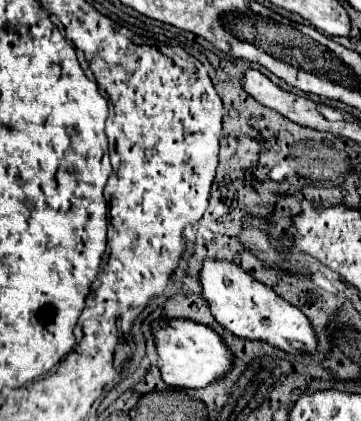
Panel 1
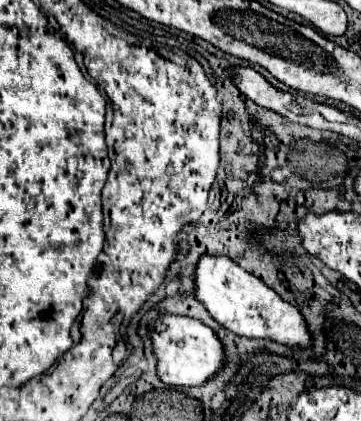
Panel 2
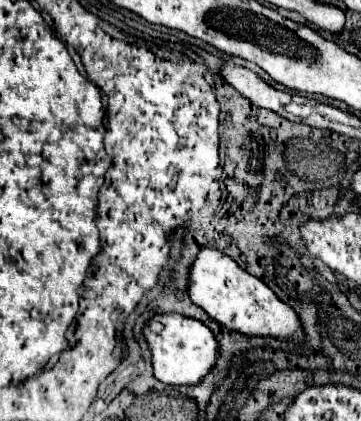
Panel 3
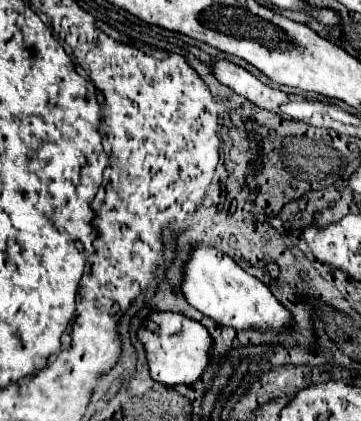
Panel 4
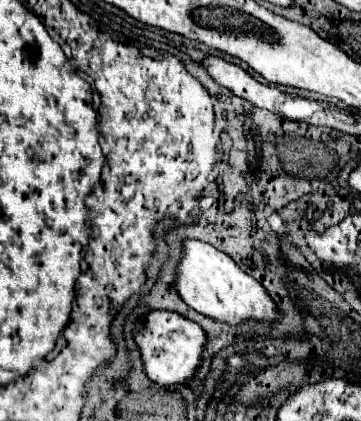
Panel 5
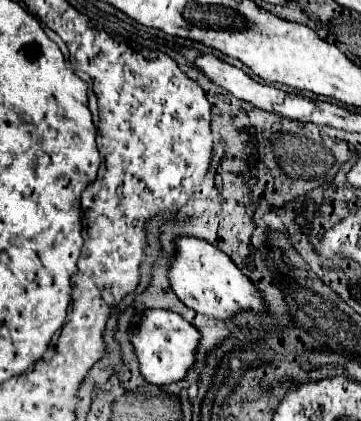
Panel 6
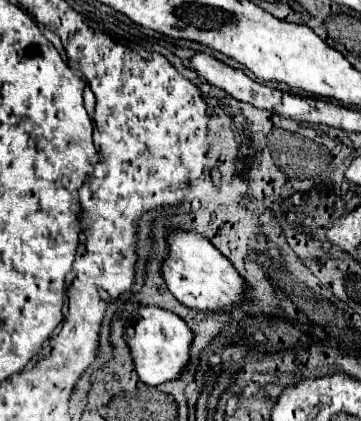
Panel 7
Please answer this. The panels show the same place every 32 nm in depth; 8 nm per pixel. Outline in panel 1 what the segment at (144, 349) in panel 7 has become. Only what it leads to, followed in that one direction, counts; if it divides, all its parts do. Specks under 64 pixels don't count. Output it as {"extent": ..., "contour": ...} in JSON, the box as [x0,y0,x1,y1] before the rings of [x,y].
{"extent":[154,320,234,388],"contour":[[[164,320],[164,326],[156,324],[154,326],[154,336],[156,336],[156,348],[160,356],[160,372],[166,384],[176,386],[176,388],[206,388],[220,378],[224,378],[232,368],[234,368],[234,356],[230,348],[224,344],[224,340],[208,326],[192,322],[192,320]]]}

